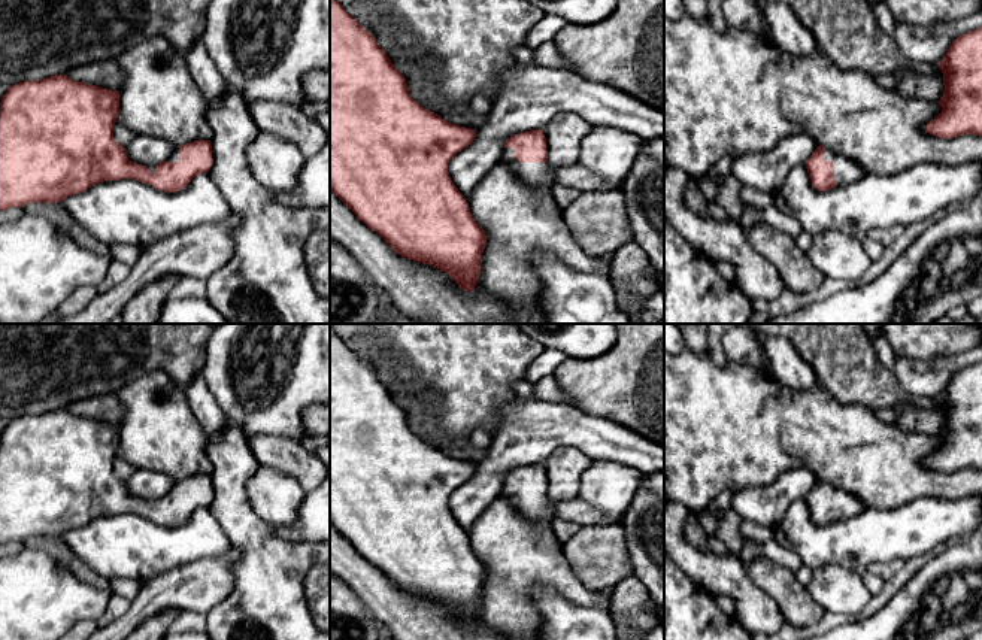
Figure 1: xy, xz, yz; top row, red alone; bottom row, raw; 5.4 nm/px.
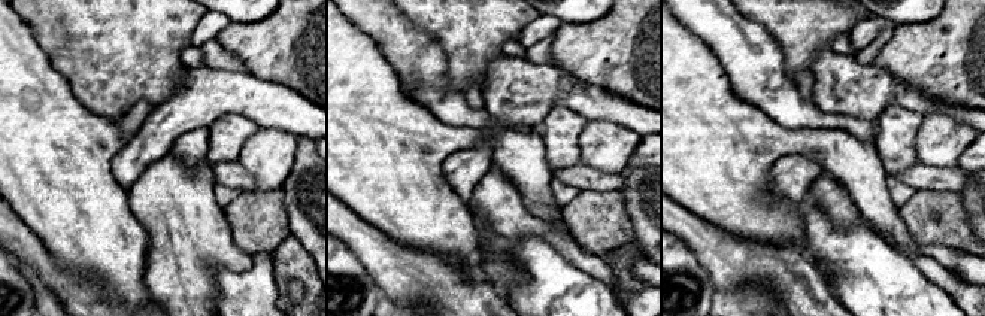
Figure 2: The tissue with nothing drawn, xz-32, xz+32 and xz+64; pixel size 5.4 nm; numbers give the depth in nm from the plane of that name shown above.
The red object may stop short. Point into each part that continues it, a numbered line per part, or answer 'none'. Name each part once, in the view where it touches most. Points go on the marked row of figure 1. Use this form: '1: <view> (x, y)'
1: xz (539, 175)

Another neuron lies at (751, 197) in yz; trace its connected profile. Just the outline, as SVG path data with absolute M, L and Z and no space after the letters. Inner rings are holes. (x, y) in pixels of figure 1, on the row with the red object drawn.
M742 186L740 200L748 207L757 207L757 209L767 209L770 206L775 206L775 194L763 192L755 188Z

